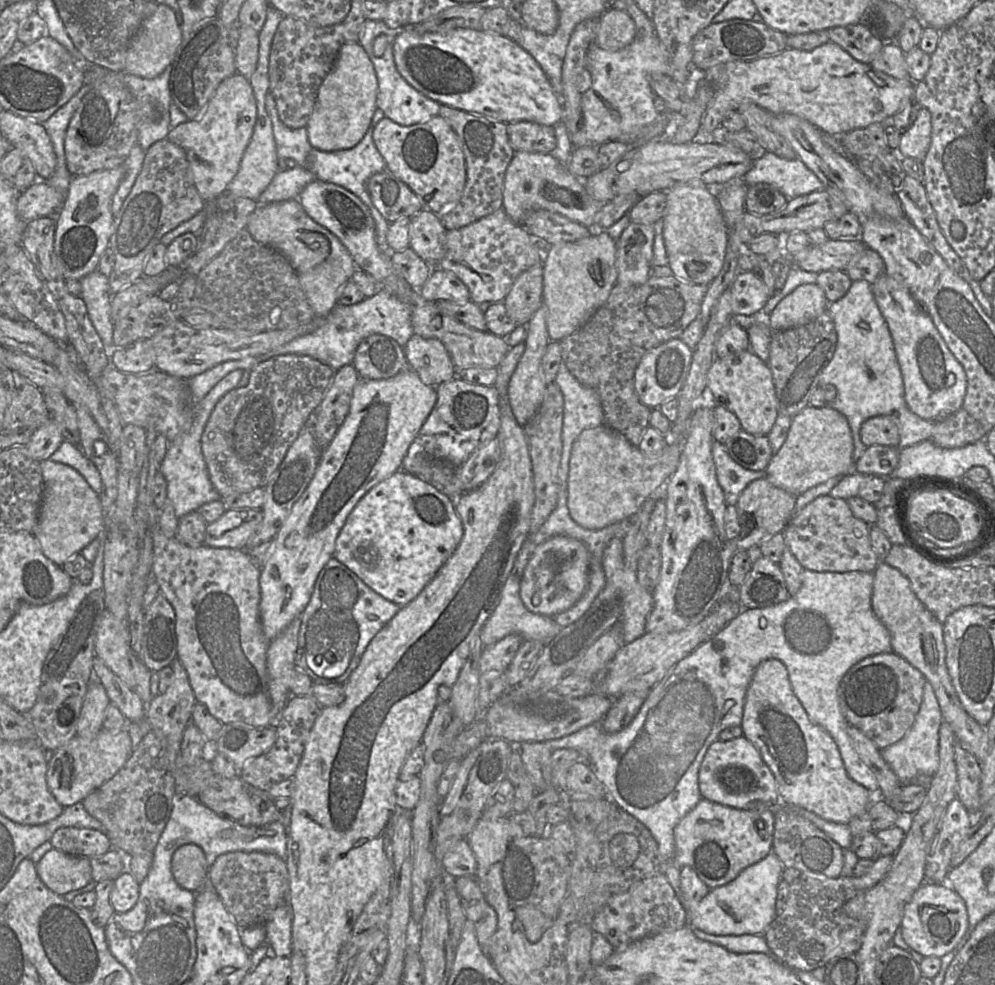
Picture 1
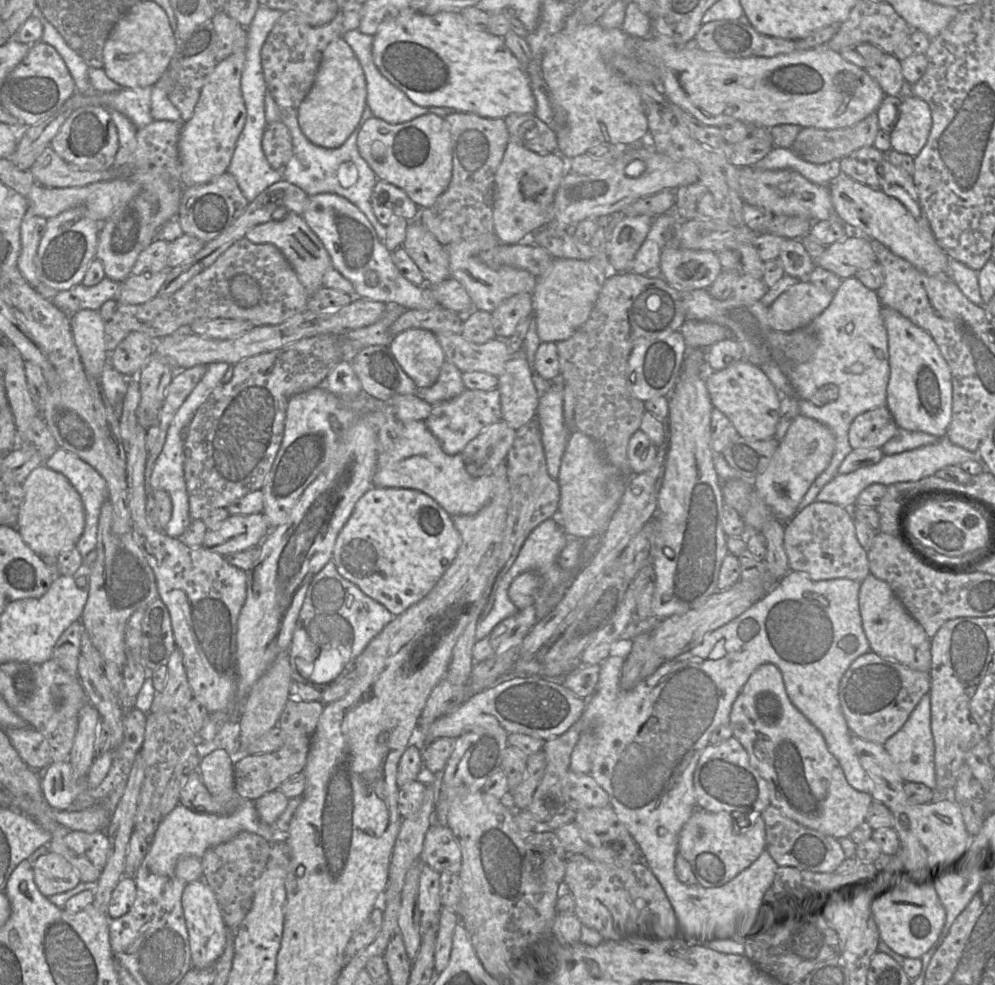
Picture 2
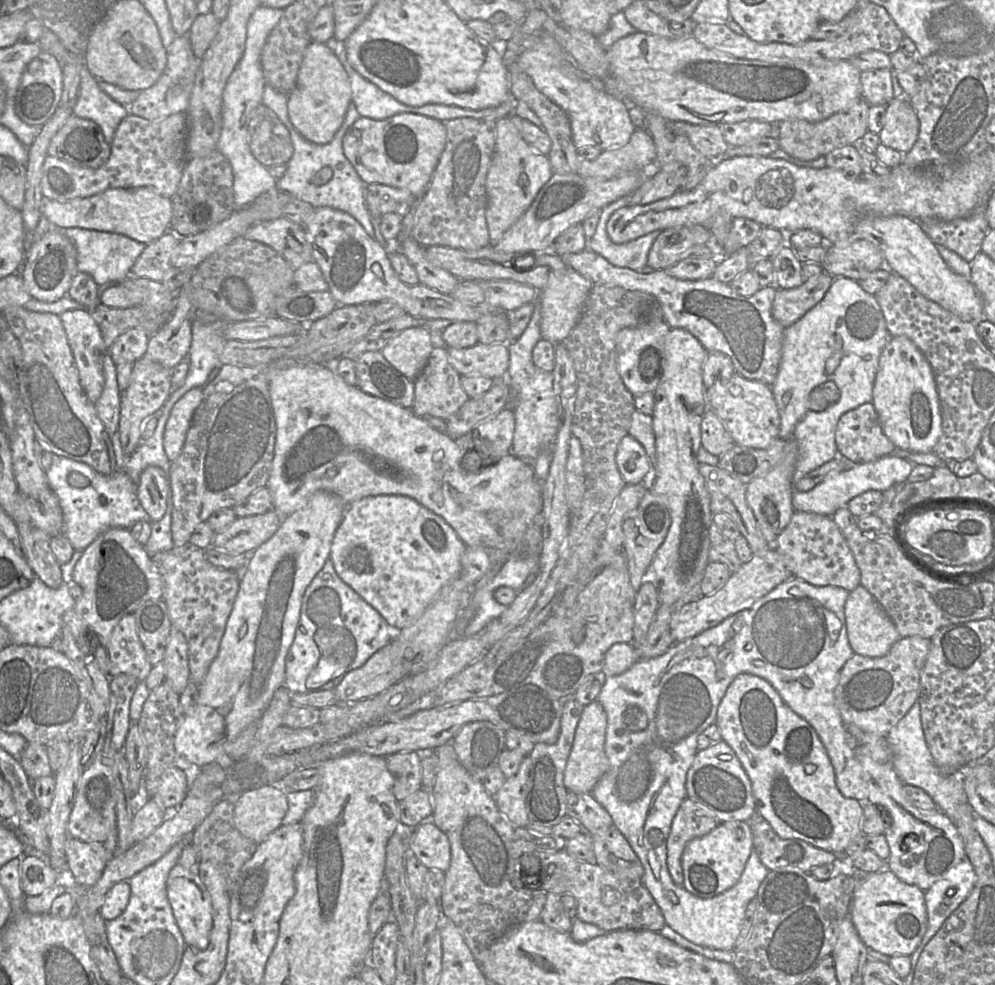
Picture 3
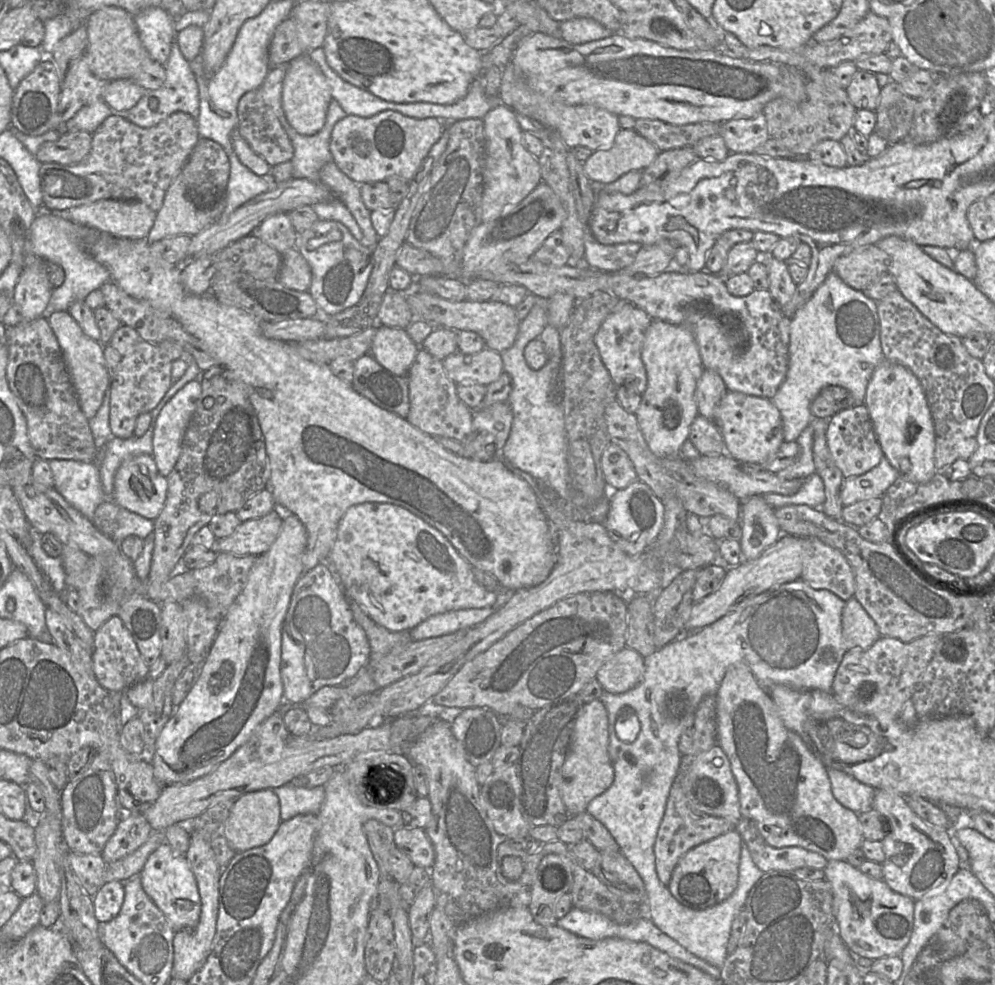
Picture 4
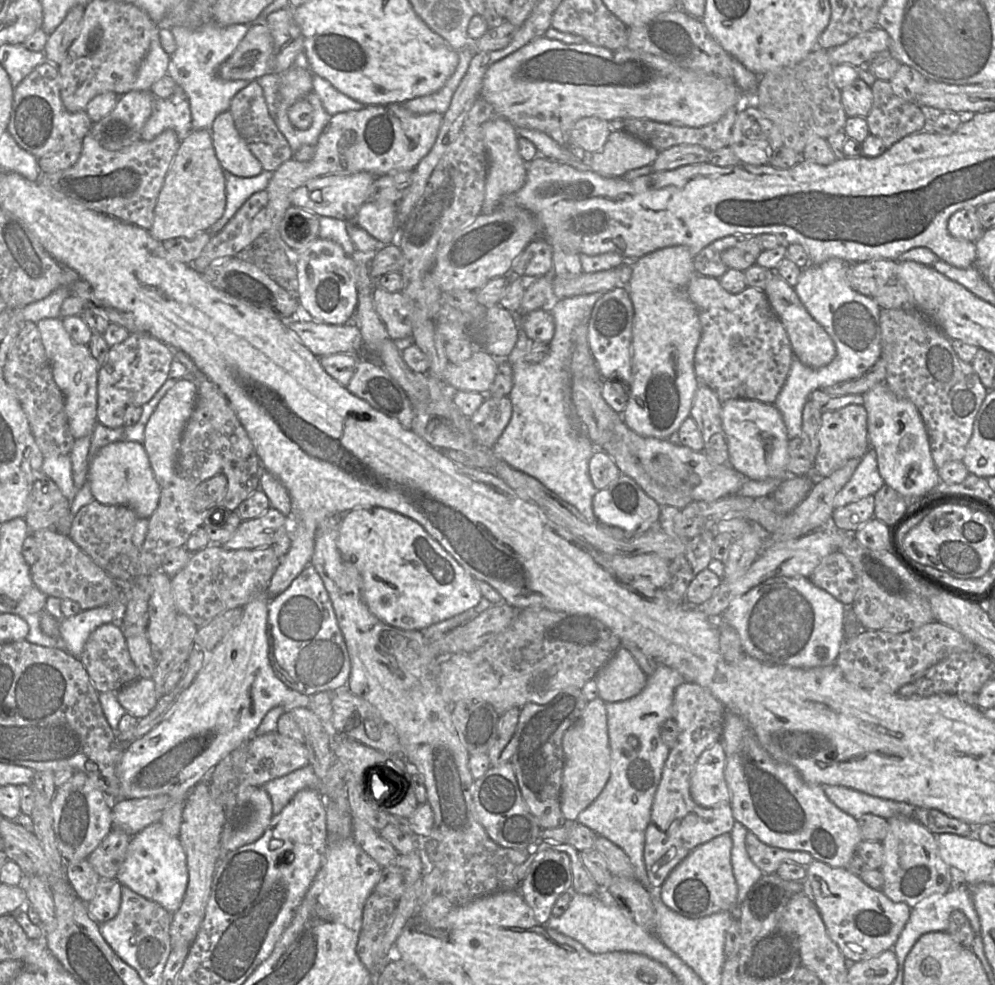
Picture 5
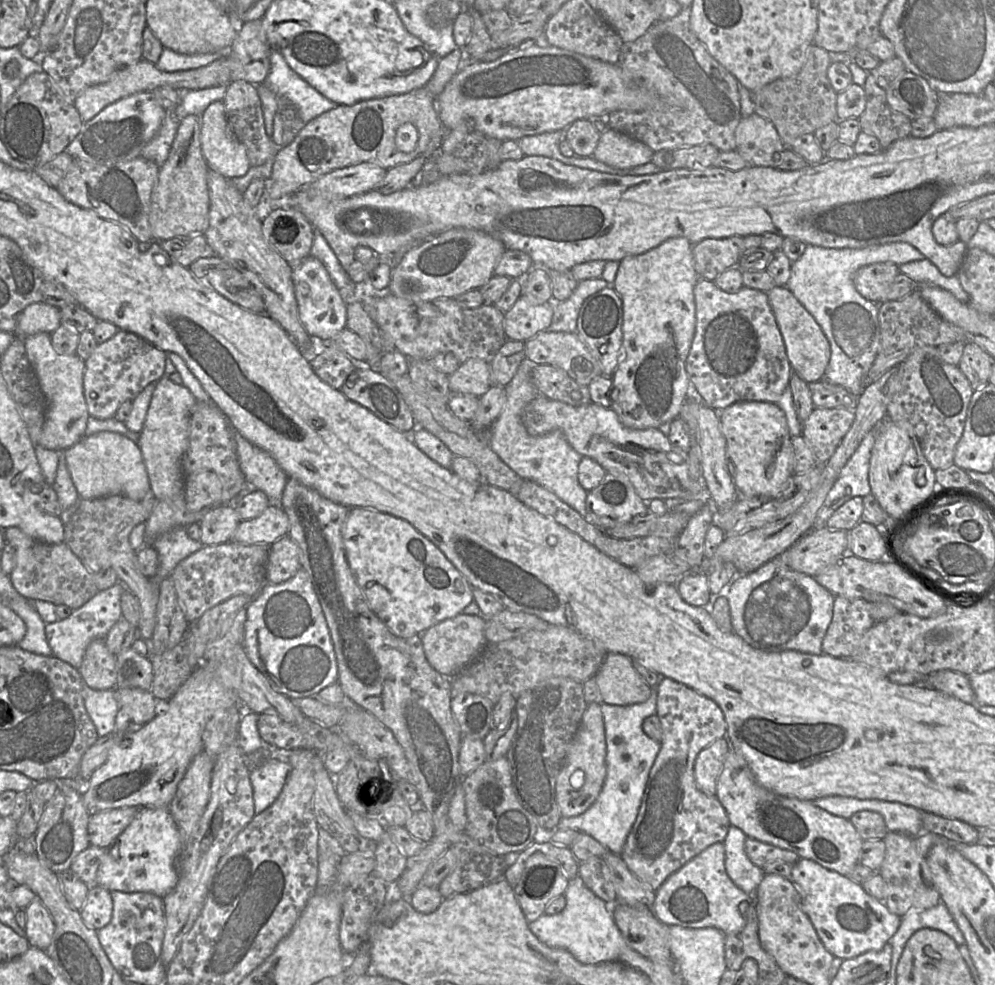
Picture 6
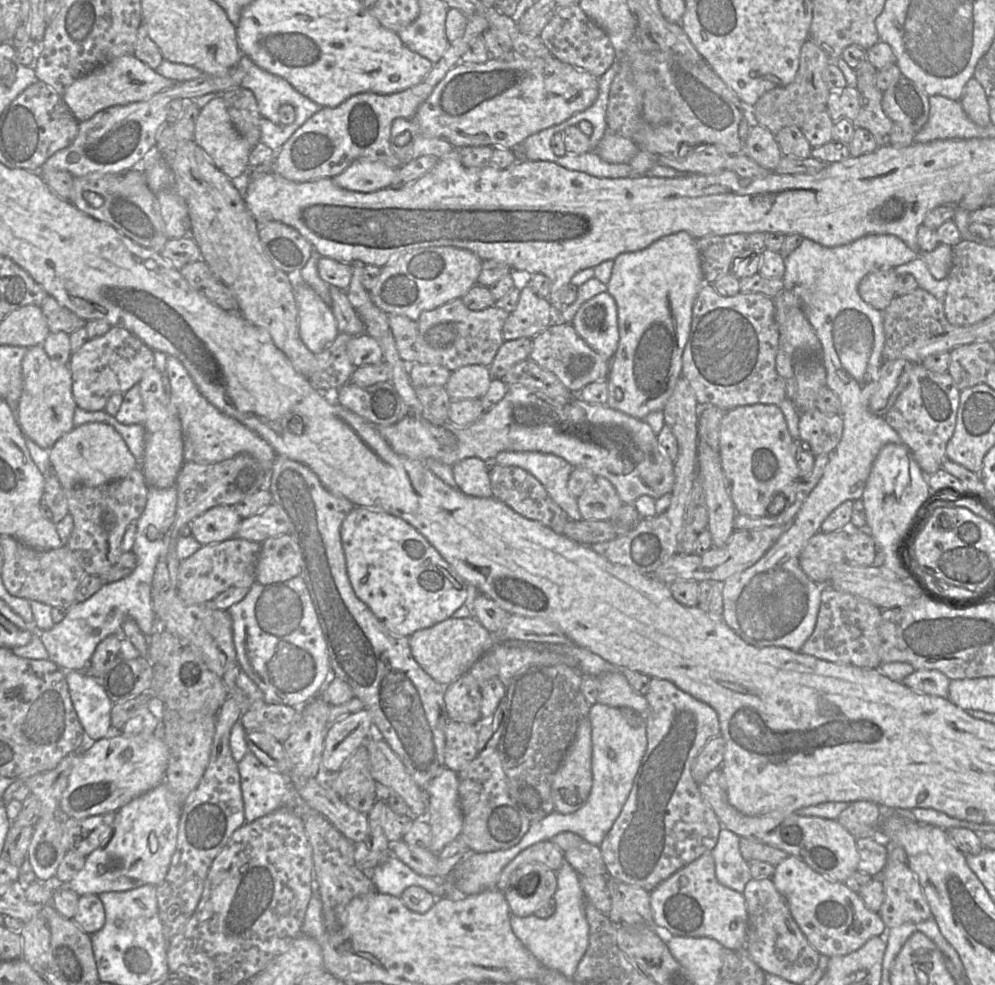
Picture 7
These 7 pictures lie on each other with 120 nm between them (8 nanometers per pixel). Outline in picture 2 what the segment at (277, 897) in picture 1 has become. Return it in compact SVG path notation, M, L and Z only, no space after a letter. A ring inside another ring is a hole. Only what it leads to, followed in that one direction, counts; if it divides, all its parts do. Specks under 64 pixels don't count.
M241 832L231 840L208 849L200 859L202 879L212 890L225 925L237 930L253 902L254 883L263 873L272 843L263 837Z

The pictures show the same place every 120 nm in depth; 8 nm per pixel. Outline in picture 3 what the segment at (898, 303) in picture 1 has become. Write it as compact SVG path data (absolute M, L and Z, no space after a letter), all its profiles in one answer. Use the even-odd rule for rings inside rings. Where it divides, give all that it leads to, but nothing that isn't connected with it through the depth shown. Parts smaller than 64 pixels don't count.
M889 337L879 357L871 404L883 433L896 448L914 453L933 451L941 434L936 384L930 364L908 338Z

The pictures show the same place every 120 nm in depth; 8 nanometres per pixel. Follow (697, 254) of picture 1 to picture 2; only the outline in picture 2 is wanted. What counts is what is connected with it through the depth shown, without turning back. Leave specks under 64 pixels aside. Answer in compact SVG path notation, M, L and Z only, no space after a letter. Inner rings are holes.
M672 239L660 260L662 277L679 290L709 289L723 270L717 252L684 249Z

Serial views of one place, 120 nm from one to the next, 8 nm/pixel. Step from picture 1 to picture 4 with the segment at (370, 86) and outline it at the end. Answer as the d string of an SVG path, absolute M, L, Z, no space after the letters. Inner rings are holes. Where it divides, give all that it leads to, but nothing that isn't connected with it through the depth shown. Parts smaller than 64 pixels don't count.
M307 53L287 64L282 86L282 108L288 123L296 132L305 136L318 133L325 124L332 100L331 86L326 76Z

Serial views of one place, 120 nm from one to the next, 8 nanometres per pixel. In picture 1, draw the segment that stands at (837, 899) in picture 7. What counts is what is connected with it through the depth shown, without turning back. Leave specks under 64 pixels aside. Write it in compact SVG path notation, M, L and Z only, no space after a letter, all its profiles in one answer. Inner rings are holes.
M924 882L912 895L903 910L898 930L904 942L924 957L943 957L953 951L969 931L964 900L947 883Z

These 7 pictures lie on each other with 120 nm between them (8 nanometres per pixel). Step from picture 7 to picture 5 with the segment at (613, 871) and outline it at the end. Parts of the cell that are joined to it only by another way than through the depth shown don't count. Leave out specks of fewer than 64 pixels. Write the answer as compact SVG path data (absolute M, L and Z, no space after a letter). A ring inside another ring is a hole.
M684 682L675 689L672 719L677 725L678 735L665 762L662 777L654 796L650 821L645 831L643 859L649 882L653 888L660 889L671 871L695 848L720 835L730 833L735 823L729 804L704 808L697 805L690 794L690 779L696 762L707 748L720 742L725 715L726 708L708 689L691 682Z

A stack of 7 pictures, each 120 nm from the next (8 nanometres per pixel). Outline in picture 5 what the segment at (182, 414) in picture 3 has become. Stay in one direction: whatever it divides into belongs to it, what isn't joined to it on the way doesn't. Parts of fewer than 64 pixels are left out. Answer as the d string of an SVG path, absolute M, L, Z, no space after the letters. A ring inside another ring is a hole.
M179 379L162 397L146 425L142 445L148 455L154 477L161 488L169 485L174 477L182 433L193 413L197 397L197 383Z

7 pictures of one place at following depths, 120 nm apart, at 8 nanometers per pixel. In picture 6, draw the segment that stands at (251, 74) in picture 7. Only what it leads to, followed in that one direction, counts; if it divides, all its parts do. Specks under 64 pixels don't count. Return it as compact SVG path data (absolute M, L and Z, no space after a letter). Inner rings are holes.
M276 51L270 56L270 71L264 84L278 98L277 113L283 115L283 110L296 110L301 124L307 124L338 106L292 70L283 56Z

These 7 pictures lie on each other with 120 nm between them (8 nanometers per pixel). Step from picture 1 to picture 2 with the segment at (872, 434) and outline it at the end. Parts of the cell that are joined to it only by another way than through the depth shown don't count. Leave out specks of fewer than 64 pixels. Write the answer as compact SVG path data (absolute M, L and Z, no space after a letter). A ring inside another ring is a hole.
M878 407L857 415L848 431L851 448L881 448L896 434L897 425L886 407Z

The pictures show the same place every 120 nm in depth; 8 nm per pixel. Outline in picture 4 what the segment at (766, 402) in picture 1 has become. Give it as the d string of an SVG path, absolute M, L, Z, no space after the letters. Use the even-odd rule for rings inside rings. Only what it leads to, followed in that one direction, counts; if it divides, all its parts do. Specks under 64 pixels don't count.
M726 390L715 409L714 420L722 433L726 454L744 464L771 459L784 441L780 412L769 398Z

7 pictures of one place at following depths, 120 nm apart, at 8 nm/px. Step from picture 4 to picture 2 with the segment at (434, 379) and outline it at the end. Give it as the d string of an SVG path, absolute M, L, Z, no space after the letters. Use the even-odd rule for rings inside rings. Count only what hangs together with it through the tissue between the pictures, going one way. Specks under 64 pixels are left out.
M445 360L437 381L430 387L419 389L416 394L433 406L457 397L465 389L462 372L454 364Z

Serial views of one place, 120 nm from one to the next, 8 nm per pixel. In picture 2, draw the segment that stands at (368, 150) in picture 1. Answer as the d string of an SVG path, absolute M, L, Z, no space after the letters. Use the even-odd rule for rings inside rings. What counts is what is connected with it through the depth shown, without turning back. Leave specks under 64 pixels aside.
M268 89L265 93L264 102L267 124L278 121L283 122L292 137L293 154L286 164L286 169L282 174L283 179L300 187L309 196L332 193L346 198L365 214L374 227L379 241L385 245L386 226L378 221L370 202L371 193L378 178L368 163L361 157L357 147L357 137L361 127L366 120L373 117L370 108L365 107L359 124L342 146L327 149L314 145L305 137L298 124L296 112L280 109Z

